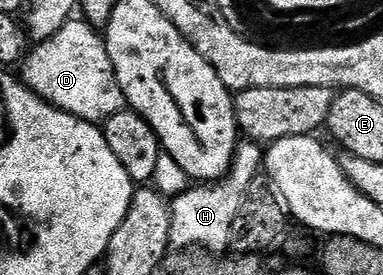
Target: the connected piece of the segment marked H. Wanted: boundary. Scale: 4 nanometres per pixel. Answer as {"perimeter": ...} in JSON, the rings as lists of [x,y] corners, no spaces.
{"perimeter":[[[242,138],[237,141],[235,158],[227,176],[221,181],[210,184],[190,186],[182,194],[171,199],[170,244],[175,251],[186,248],[206,248],[217,256],[225,255],[229,251],[230,230],[233,219],[237,217],[238,210],[247,195],[250,182],[261,175],[265,158],[263,147],[254,140]]]}

